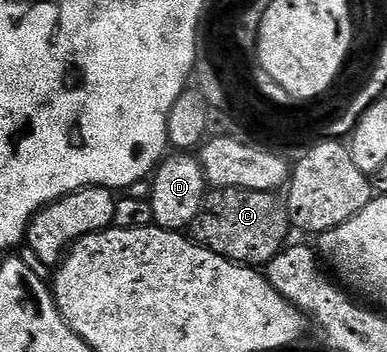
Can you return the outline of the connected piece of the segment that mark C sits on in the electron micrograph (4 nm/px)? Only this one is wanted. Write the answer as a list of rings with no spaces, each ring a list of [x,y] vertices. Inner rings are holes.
[[[213,189],[208,192],[201,212],[193,222],[191,235],[202,247],[211,249],[232,263],[264,268],[286,246],[291,224],[289,210],[272,191]]]

